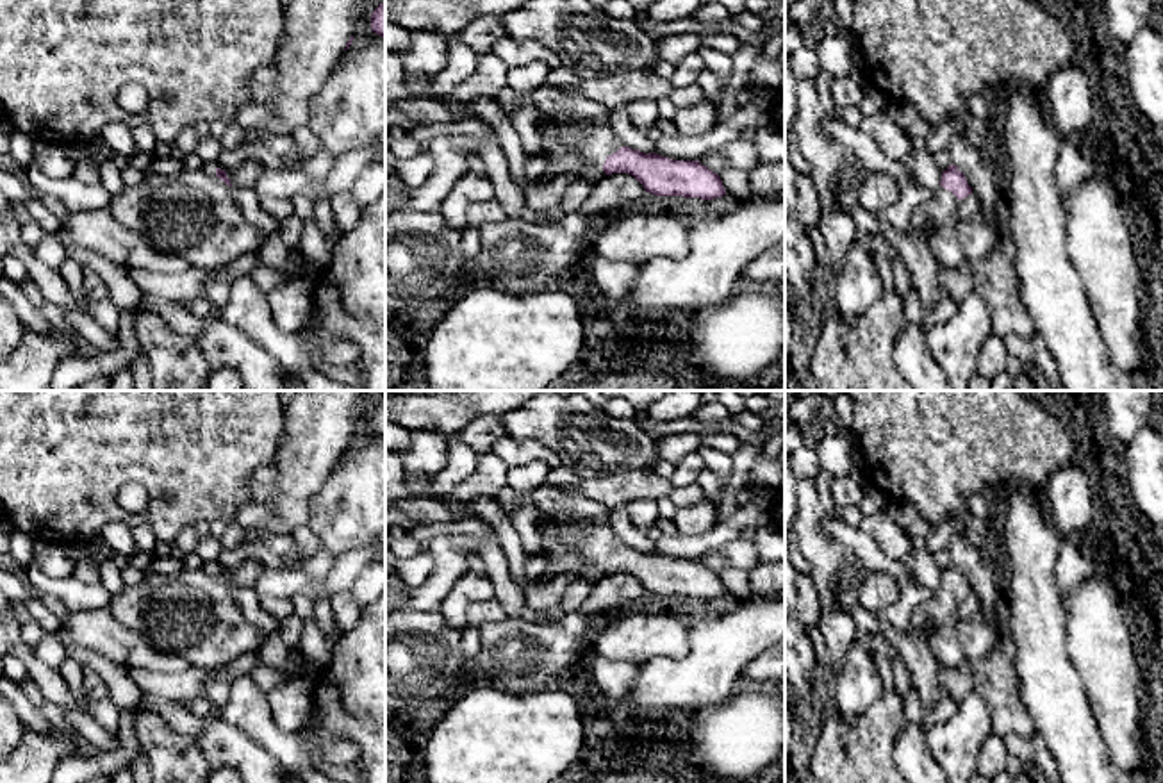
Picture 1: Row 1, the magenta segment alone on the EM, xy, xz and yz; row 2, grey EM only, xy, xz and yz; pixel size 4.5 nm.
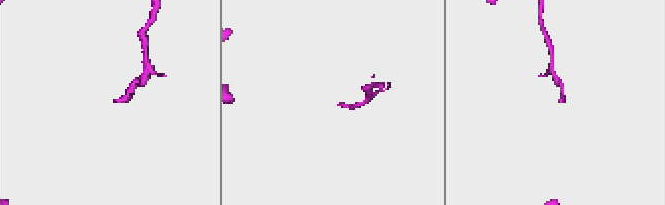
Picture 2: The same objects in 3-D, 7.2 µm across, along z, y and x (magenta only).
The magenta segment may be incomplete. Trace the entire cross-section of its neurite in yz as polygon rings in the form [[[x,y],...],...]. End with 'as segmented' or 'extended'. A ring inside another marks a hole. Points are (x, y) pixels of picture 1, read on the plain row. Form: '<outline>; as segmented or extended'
[[[951,564],[942,571],[933,596],[920,603],[910,619],[910,633],[926,642],[940,665],[960,667],[965,660],[958,635],[958,603],[972,594],[965,574]]]; extended

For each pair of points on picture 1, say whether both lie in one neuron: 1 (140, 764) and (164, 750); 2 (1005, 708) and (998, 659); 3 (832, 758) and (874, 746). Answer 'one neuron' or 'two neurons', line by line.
1: two neurons
2: one neuron
3: one neuron

